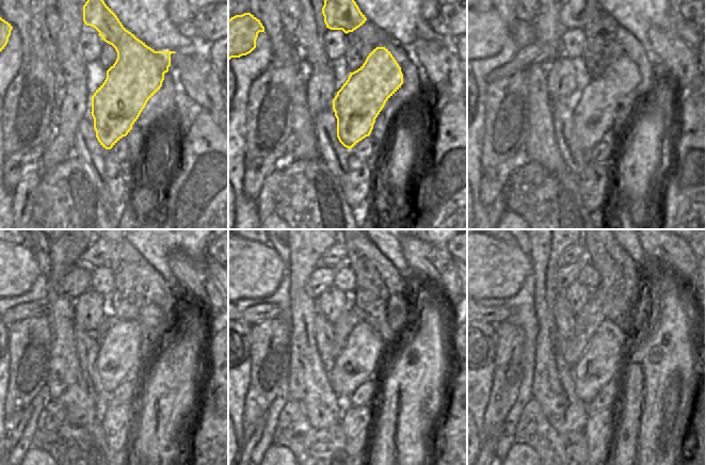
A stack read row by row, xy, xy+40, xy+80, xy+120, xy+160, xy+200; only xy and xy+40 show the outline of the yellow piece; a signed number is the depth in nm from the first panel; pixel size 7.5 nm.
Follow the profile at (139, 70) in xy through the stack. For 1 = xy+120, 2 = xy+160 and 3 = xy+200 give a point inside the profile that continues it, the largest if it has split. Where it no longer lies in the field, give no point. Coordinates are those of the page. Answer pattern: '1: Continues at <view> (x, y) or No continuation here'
1: Continues at xy+120 (117, 359)
2: Continues at xy+160 (360, 359)
3: Continues at xy+200 (600, 363)

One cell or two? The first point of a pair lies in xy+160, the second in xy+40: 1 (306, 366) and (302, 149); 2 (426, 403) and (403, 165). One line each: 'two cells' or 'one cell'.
1: one cell
2: one cell

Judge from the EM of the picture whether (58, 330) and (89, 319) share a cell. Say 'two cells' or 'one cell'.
two cells

